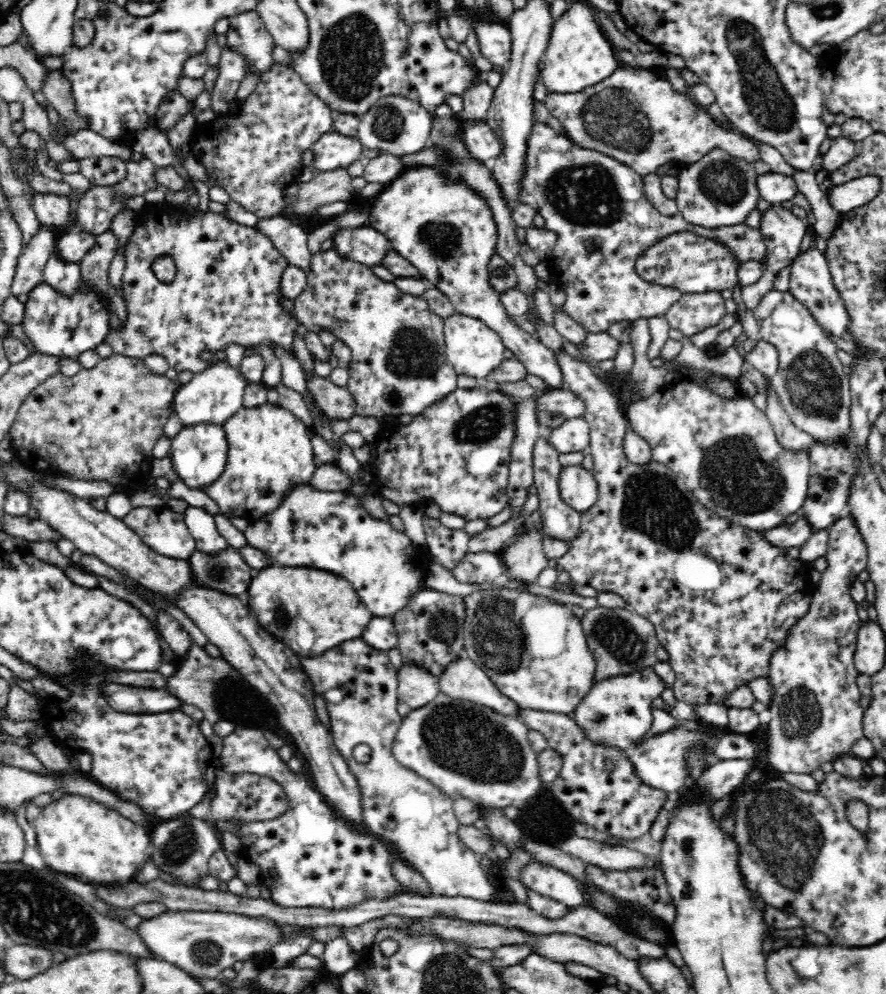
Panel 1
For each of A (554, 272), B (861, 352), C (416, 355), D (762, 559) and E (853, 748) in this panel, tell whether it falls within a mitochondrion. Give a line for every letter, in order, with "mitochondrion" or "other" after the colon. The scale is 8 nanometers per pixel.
A: other
B: other
C: mitochondrion
D: other
E: other

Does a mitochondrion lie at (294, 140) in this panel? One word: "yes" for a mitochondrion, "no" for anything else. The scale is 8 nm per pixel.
no

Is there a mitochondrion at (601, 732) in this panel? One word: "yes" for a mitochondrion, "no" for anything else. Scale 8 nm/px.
yes

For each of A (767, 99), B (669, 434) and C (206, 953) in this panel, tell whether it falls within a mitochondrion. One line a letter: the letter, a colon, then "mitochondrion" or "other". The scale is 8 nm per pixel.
A: mitochondrion
B: other
C: mitochondrion

